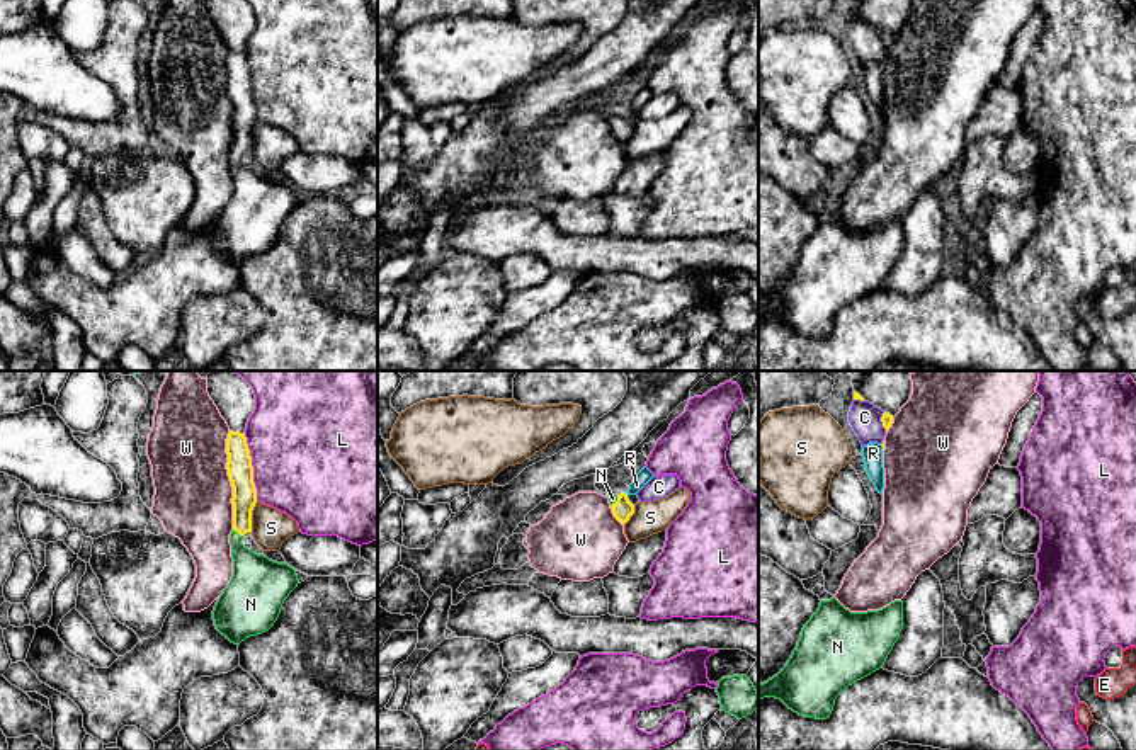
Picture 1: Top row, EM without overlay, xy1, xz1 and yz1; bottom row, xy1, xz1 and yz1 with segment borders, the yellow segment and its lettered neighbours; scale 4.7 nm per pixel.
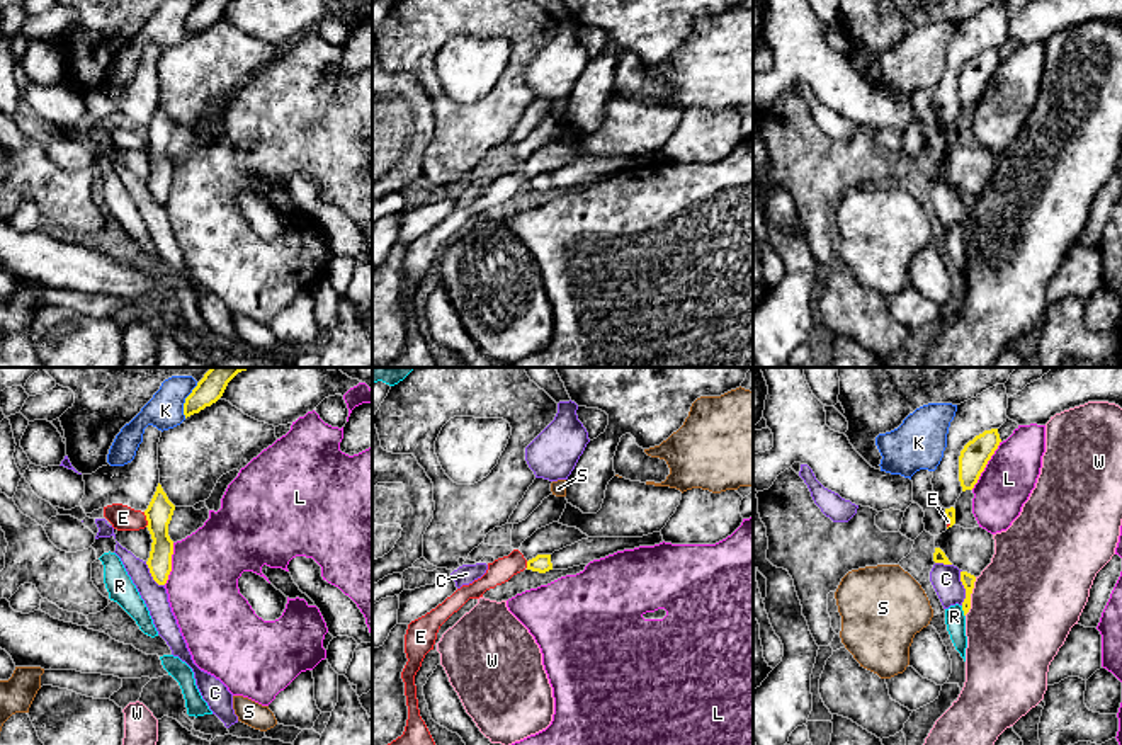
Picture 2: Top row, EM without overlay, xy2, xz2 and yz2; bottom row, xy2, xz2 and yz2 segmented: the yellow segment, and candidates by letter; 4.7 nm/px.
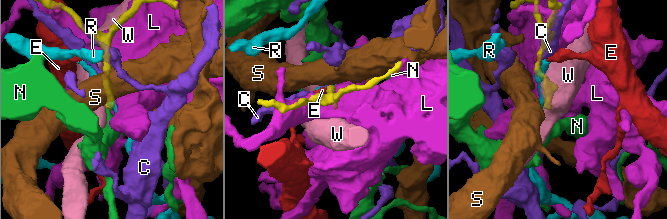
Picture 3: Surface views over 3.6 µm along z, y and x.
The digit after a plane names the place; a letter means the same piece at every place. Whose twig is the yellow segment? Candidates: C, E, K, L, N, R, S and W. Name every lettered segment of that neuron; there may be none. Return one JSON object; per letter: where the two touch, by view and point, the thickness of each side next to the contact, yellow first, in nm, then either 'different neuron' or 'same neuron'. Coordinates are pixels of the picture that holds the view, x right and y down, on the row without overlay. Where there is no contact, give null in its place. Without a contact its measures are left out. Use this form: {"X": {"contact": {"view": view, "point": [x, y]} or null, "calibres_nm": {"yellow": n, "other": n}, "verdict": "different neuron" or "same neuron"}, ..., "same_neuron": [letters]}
{"C": {"contact": {"view": "yz2", "point": [964, 206]}, "calibres_nm": {"yellow": 70, "other": 140}, "verdict": "different neuron"}, "E": {"contact": {"view": "xy2", "point": [147, 138]}, "calibres_nm": {"yellow": 130, "other": 120}, "verdict": "different neuron"}, "K": {"contact": {"view": "xy2", "point": [186, 19]}, "calibres_nm": {"yellow": 120, "other": 180}, "verdict": "different neuron"}, "L": {"contact": {"view": "xy1", "point": [252, 85]}, "calibres_nm": {"yellow": 120, "other": 500}, "verdict": "different neuron"}, "N": {"contact": {"view": "xy1", "point": [238, 152]}, "calibres_nm": {"yellow": 120, "other": 240}, "verdict": "same neuron"}, "R": {"contact": {"view": "yz2", "point": [963, 228]}, "calibres_nm": {"yellow": 70, "other": 100}, "verdict": "different neuron"}, "S": {"contact": {"view": "xy1", "point": [250, 135]}, "calibres_nm": {"yellow": 120, "other": 180}, "verdict": "different neuron"}, "W": {"contact": {"view": "xy1", "point": [230, 99]}, "calibres_nm": {"yellow": 120, "other": 360}, "verdict": "different neuron"}, "same_neuron": ["N"]}

